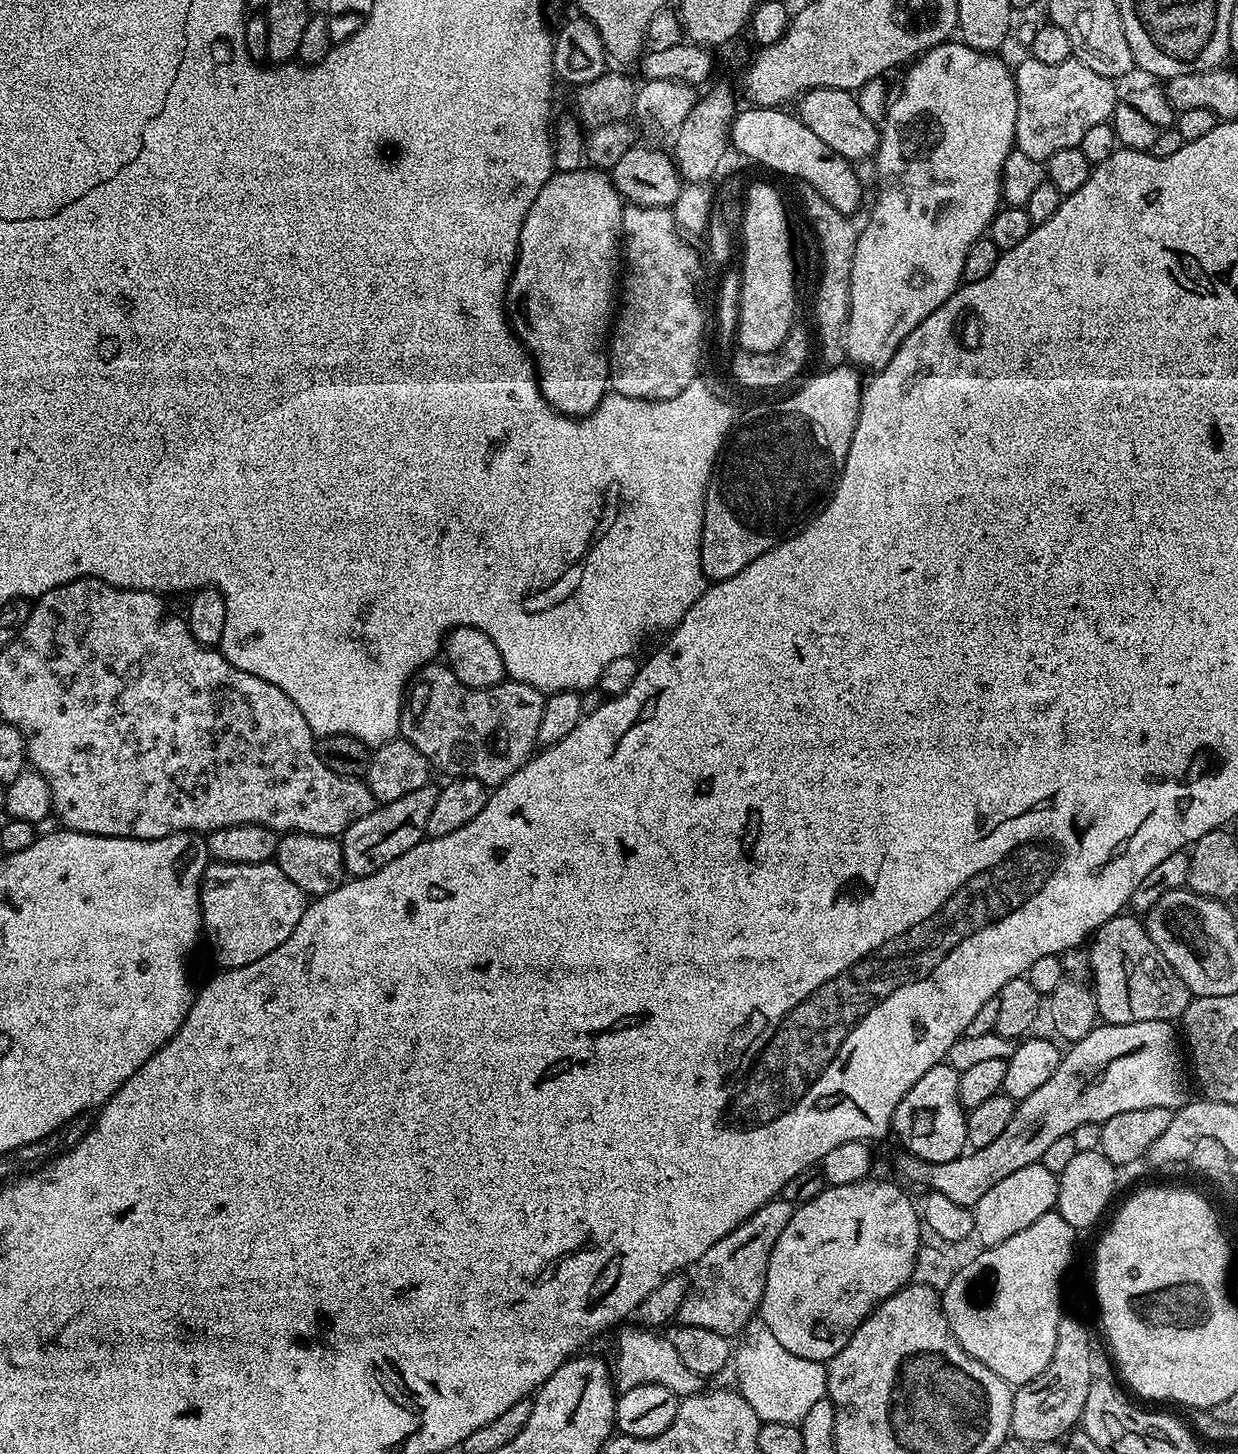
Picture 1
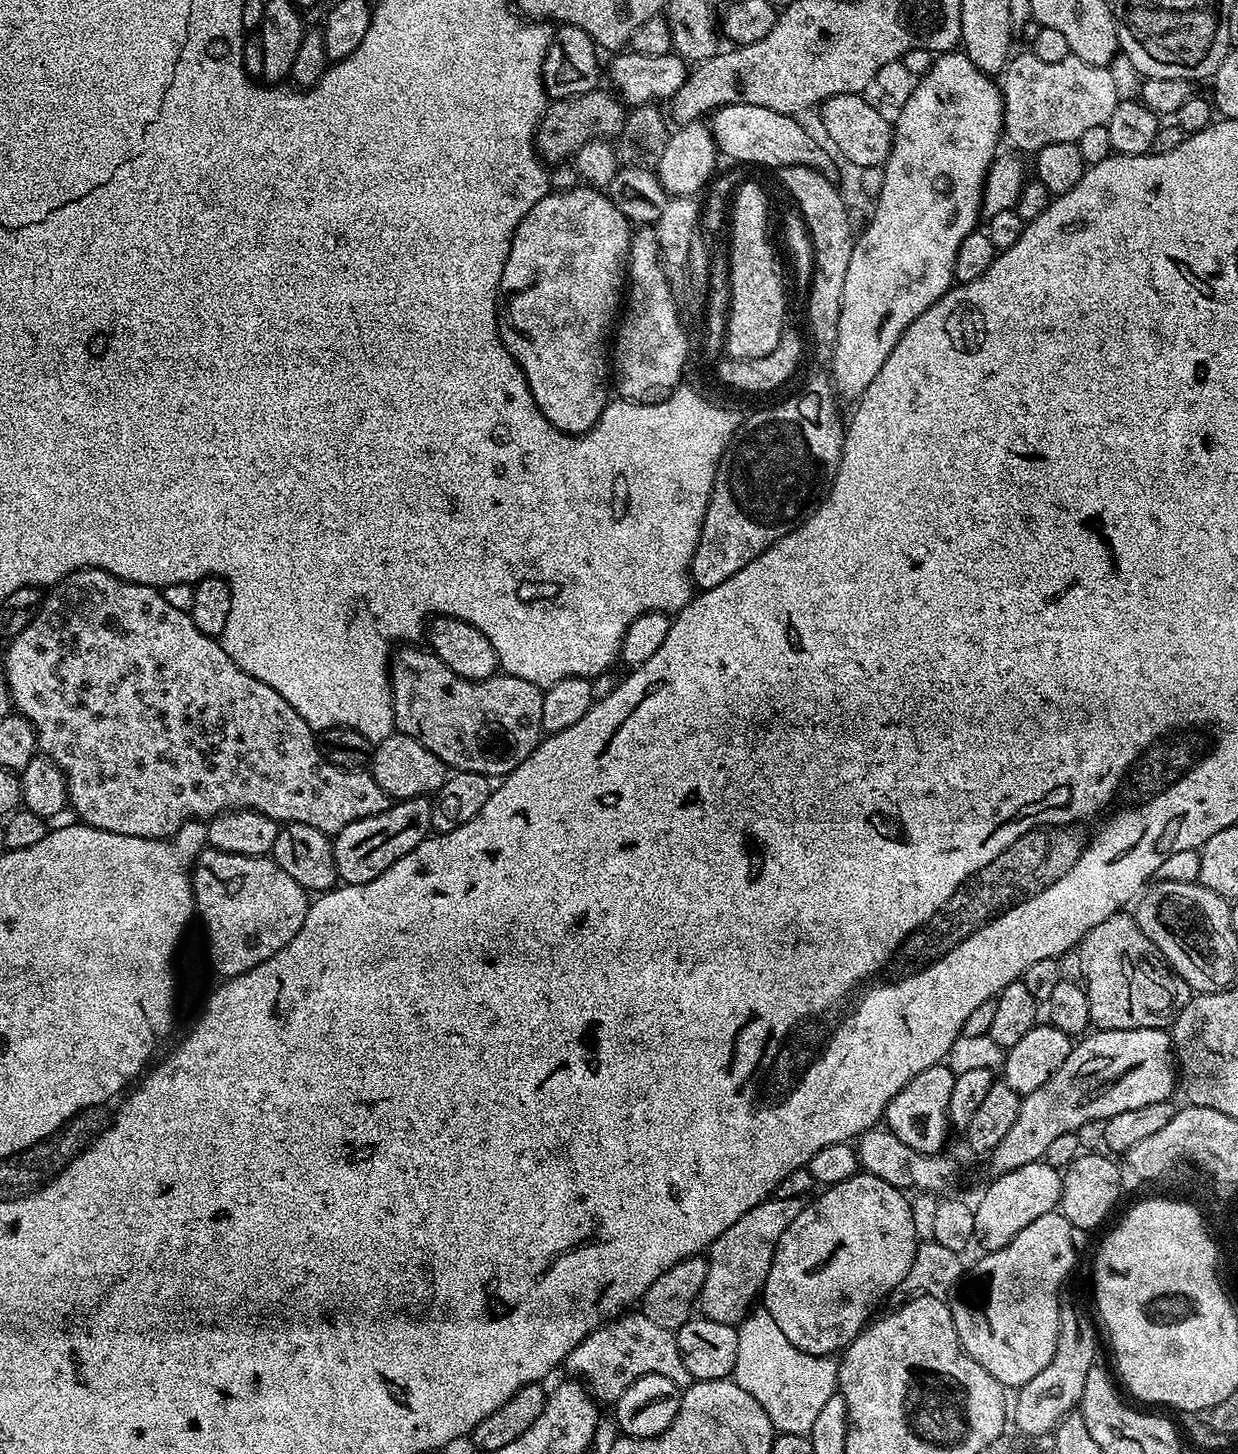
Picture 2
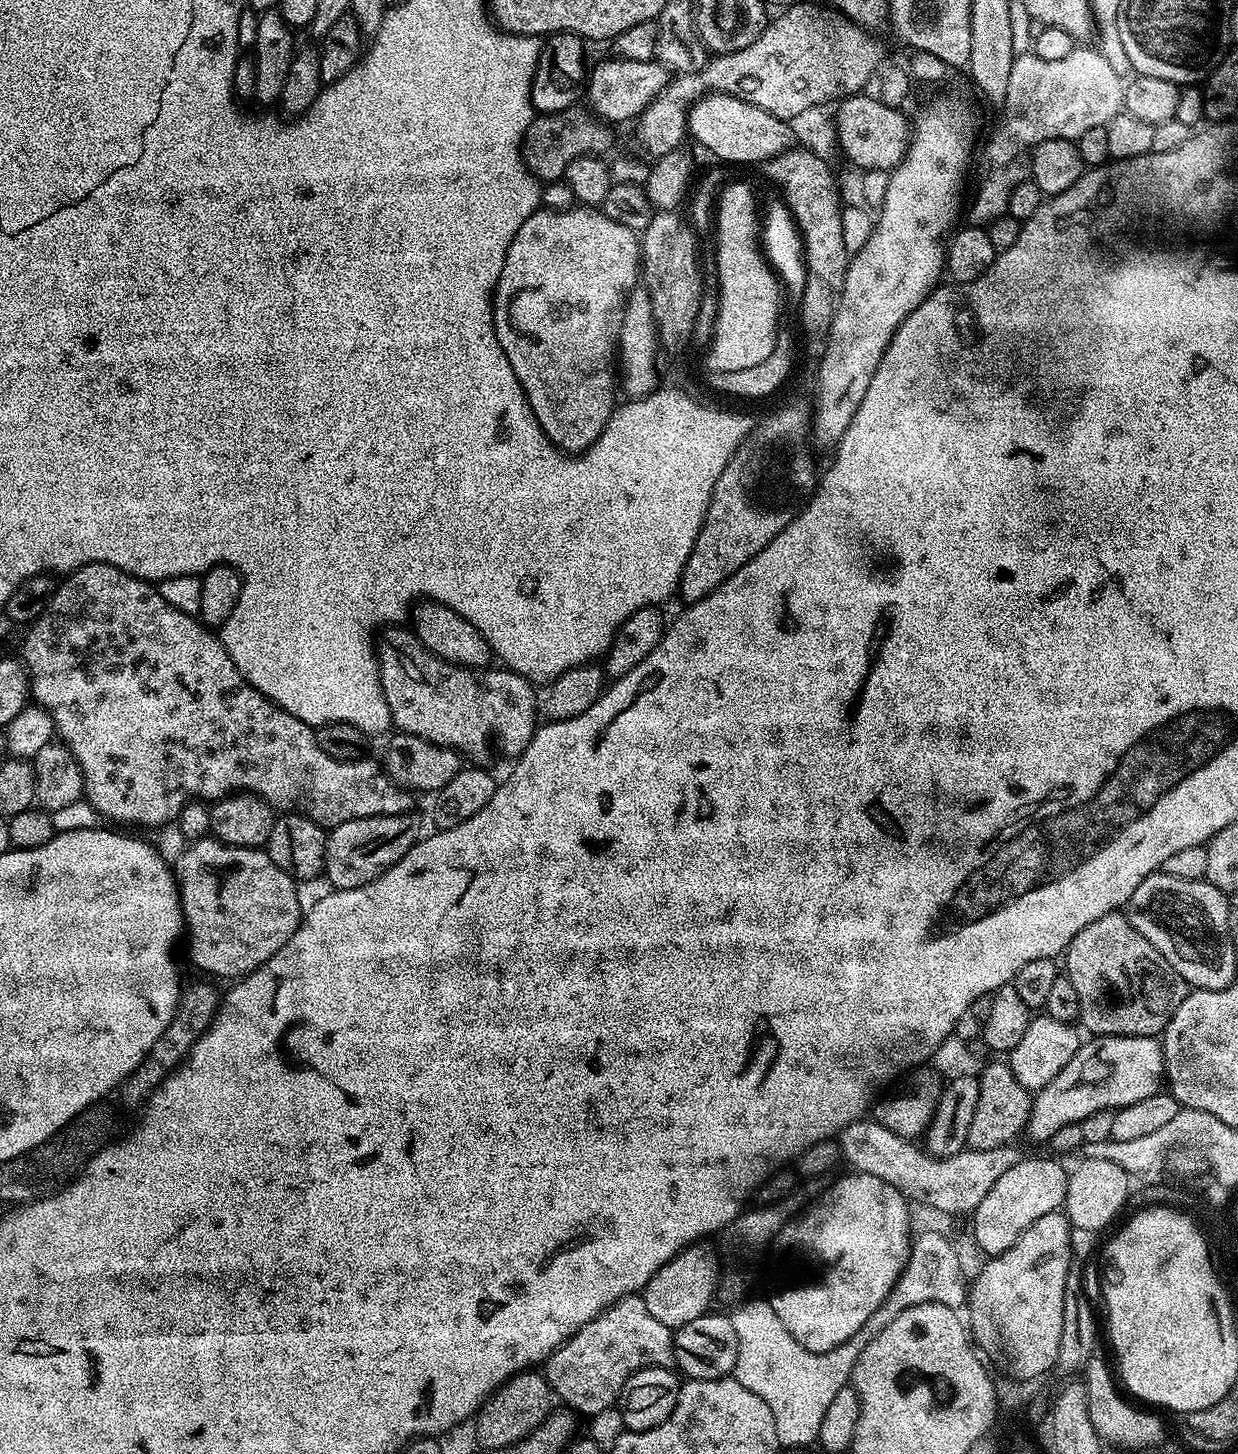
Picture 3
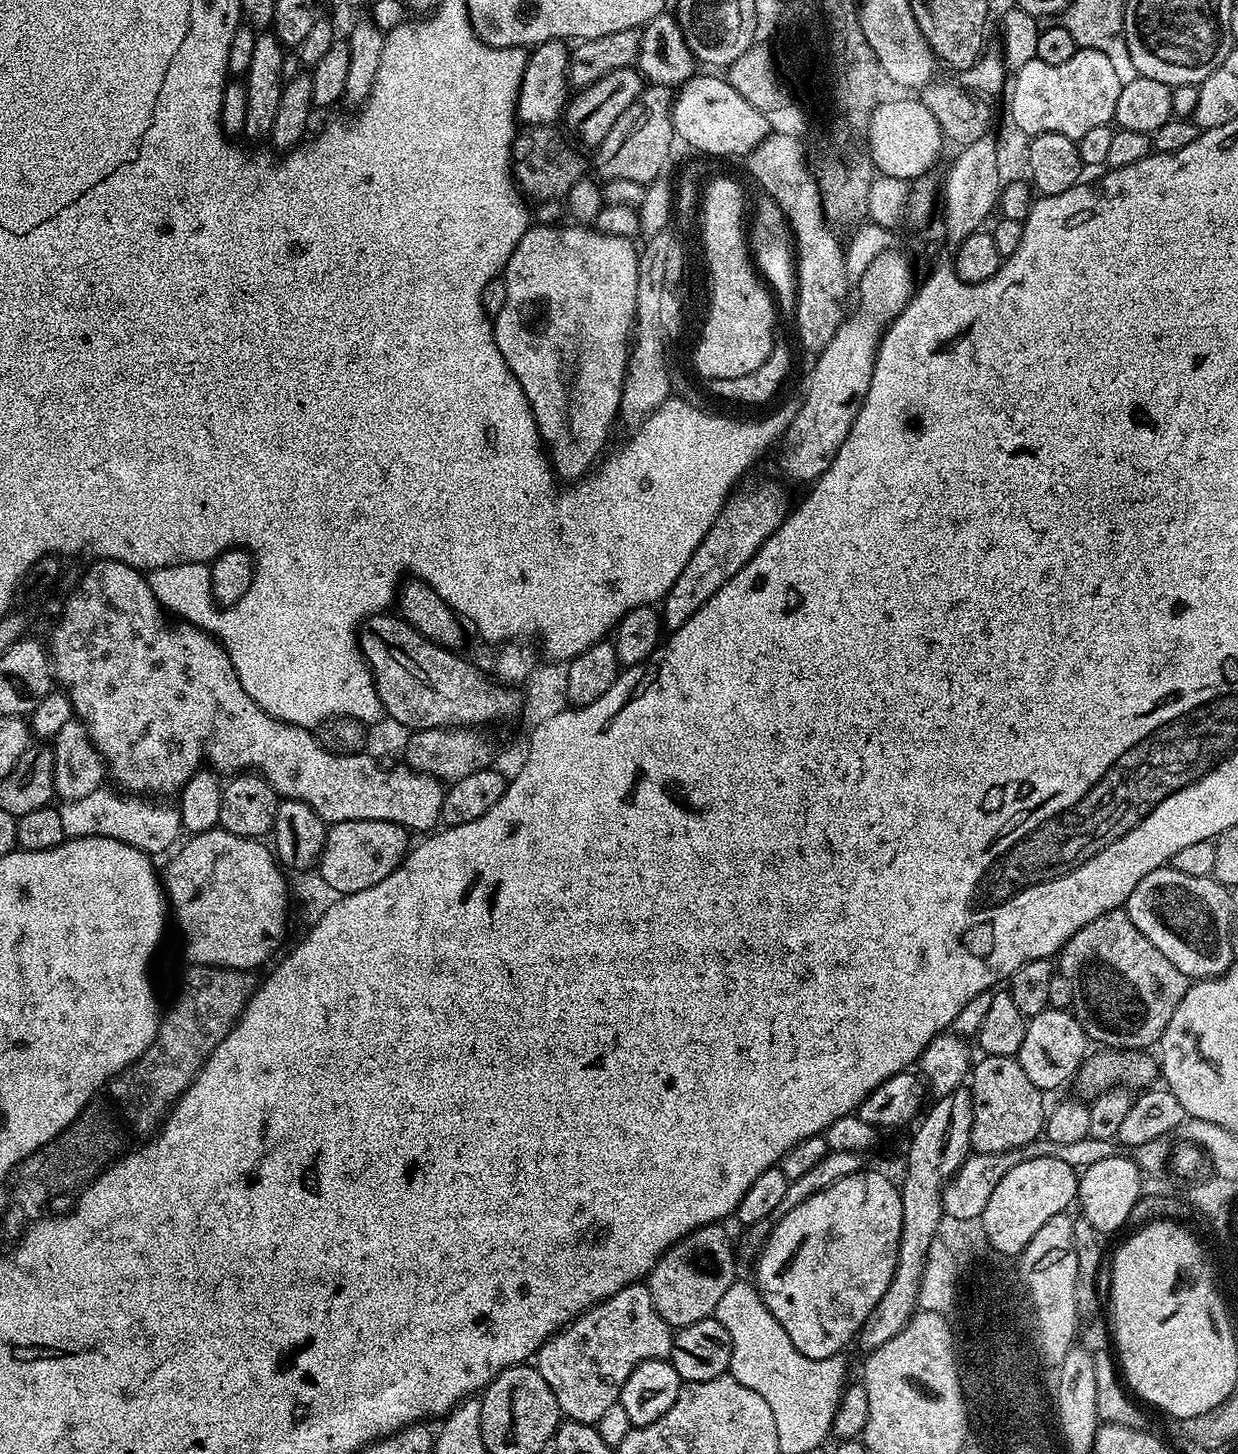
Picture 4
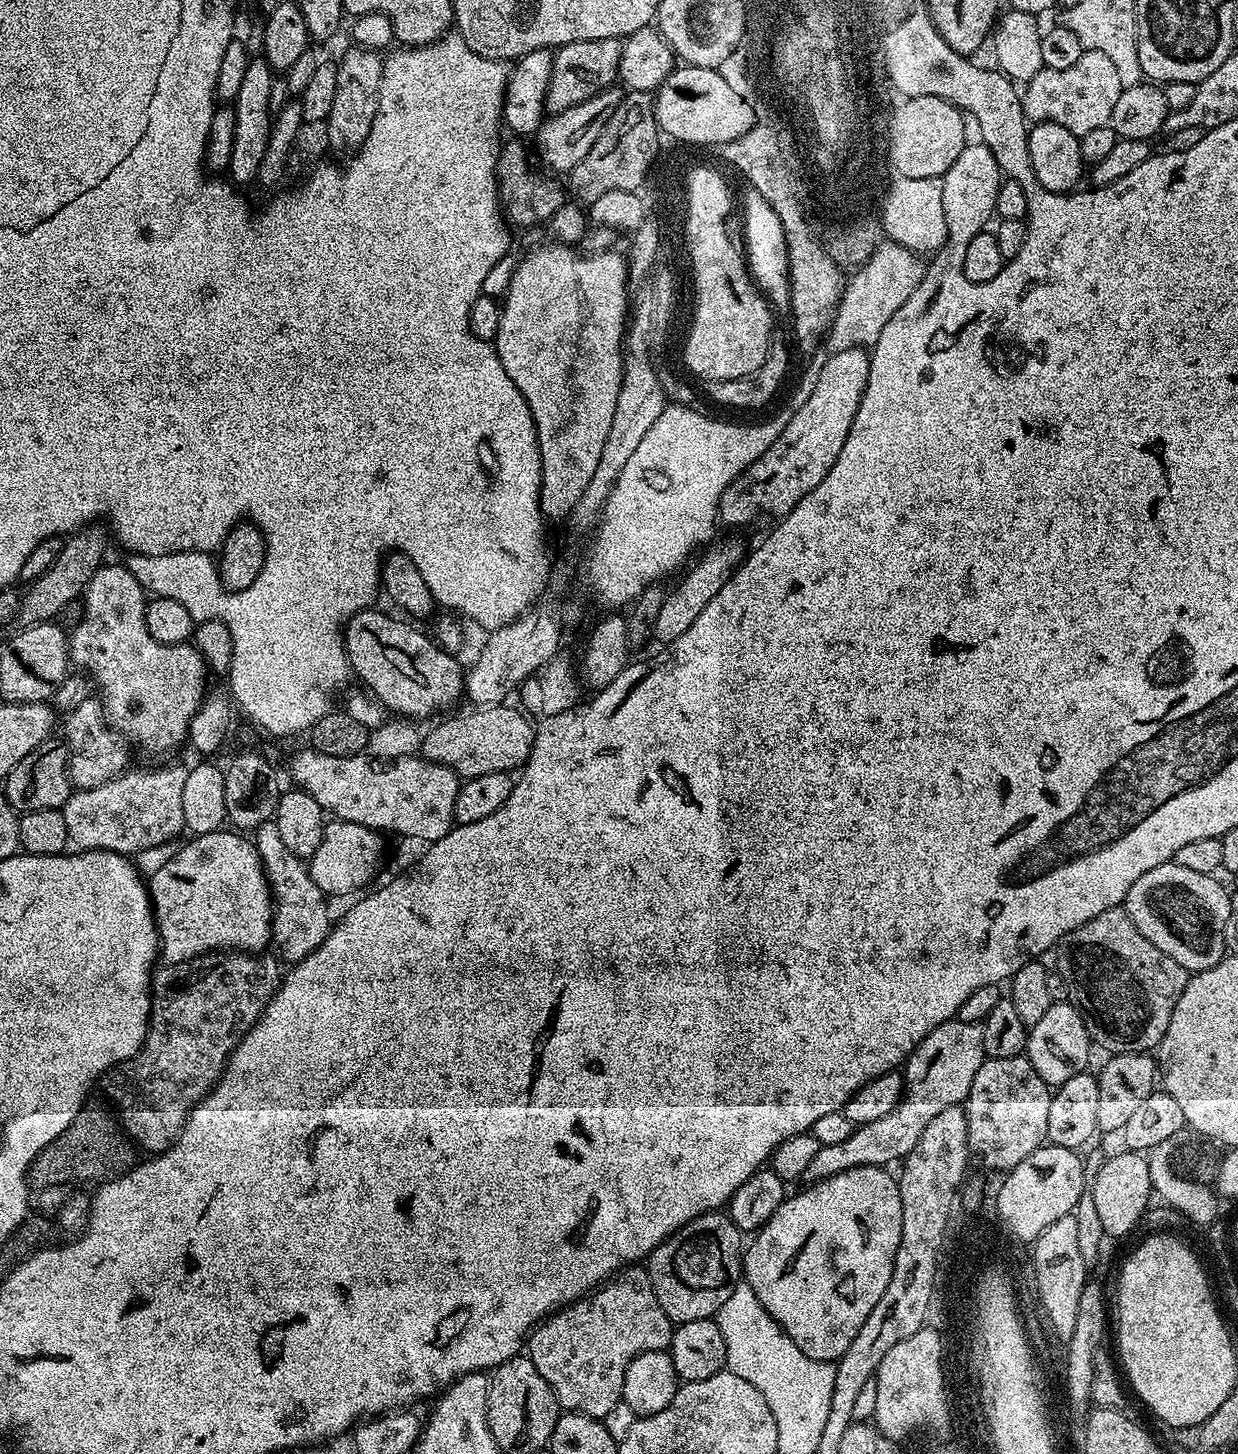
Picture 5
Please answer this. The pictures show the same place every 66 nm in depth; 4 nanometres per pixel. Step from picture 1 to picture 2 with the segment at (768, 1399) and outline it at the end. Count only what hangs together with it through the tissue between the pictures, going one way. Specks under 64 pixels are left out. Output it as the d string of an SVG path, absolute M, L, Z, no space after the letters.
M753 1310L740 1321L738 1334L738 1362L734 1362L732 1376L746 1394L757 1400L766 1410L777 1433L808 1436L823 1404L838 1392L839 1363L832 1356L806 1354L782 1334L778 1322L763 1310Z

